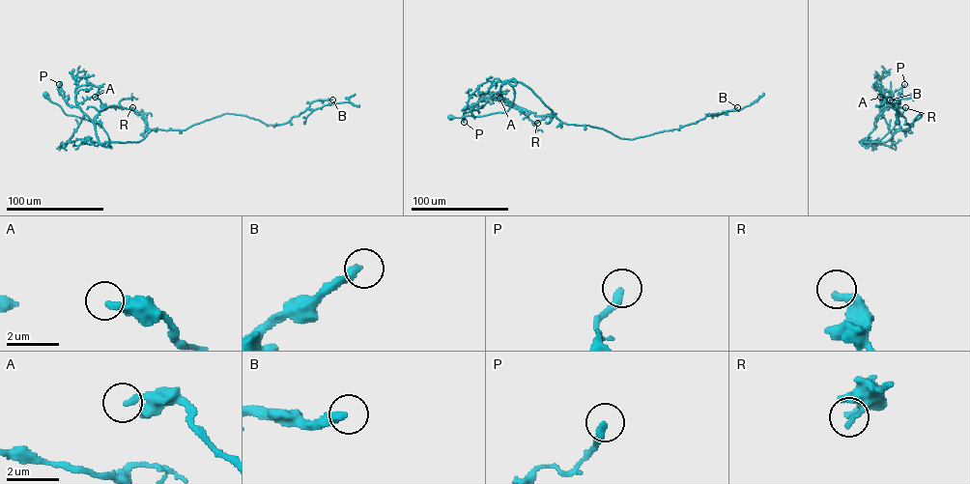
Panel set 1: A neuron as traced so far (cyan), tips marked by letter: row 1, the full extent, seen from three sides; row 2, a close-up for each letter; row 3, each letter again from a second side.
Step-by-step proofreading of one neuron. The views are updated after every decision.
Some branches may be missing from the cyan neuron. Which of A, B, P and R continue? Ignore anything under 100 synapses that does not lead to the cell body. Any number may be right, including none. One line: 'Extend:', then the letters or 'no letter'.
Extend: B

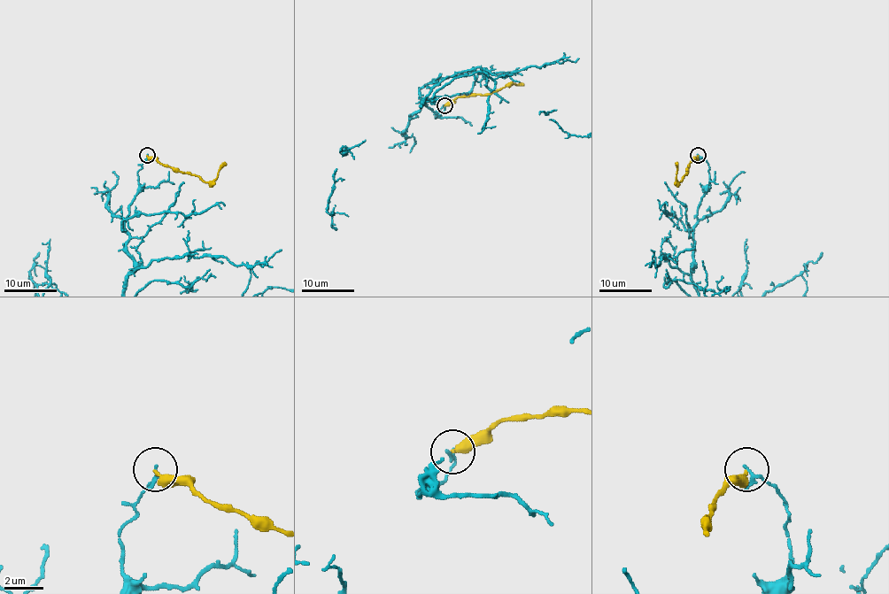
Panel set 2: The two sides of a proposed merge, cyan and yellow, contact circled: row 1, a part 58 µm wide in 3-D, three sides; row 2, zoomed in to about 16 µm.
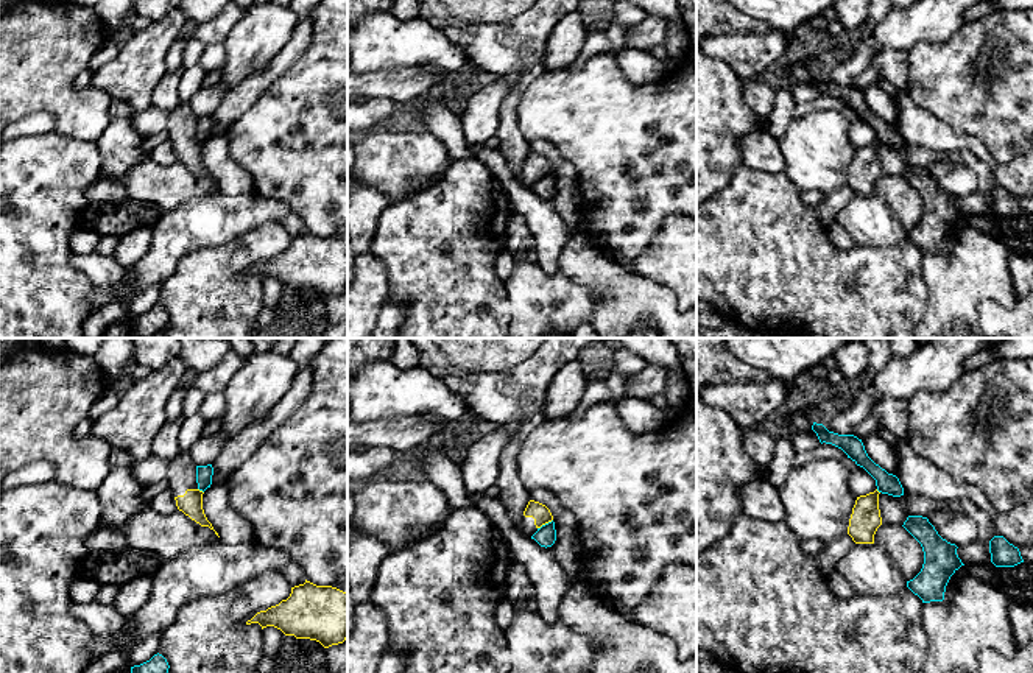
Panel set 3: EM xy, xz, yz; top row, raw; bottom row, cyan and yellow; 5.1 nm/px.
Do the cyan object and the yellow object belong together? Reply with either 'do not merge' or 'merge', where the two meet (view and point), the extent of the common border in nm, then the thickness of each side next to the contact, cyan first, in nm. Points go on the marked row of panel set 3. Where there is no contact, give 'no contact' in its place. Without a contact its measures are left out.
do not merge; contact xz (546, 524); length 90 nm; calibres 110 and 90 nm

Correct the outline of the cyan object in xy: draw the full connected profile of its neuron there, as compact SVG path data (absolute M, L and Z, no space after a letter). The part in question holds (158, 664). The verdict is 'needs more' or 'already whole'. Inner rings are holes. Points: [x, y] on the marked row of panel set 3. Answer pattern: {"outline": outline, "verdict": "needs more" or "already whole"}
{"outline": "M154 654L150 661L131 667L131 673L168 673L168 662L162 654Z", "verdict": "already whole"}

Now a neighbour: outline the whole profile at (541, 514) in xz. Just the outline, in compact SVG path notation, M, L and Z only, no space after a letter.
M530 500L520 519L520 528L525 536L531 537L542 525L552 520L553 516L545 505Z

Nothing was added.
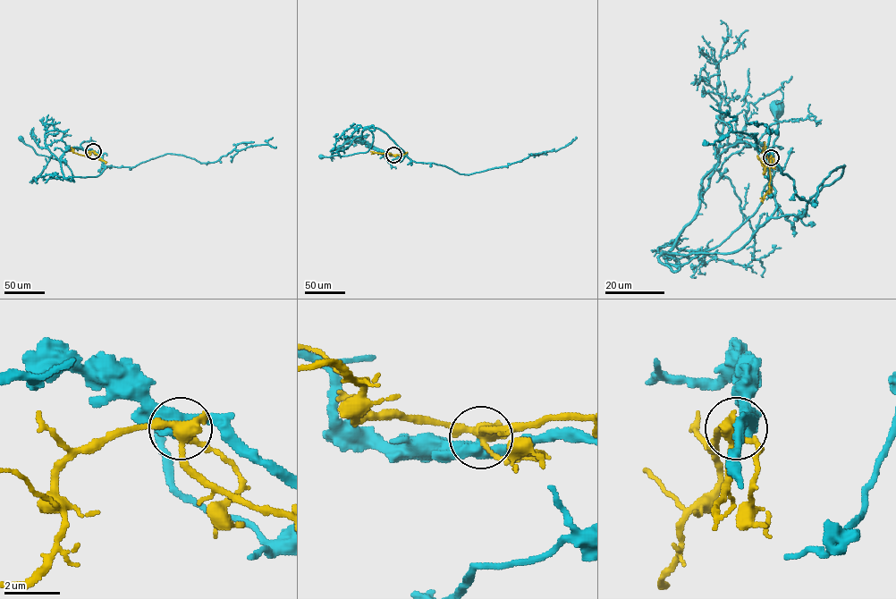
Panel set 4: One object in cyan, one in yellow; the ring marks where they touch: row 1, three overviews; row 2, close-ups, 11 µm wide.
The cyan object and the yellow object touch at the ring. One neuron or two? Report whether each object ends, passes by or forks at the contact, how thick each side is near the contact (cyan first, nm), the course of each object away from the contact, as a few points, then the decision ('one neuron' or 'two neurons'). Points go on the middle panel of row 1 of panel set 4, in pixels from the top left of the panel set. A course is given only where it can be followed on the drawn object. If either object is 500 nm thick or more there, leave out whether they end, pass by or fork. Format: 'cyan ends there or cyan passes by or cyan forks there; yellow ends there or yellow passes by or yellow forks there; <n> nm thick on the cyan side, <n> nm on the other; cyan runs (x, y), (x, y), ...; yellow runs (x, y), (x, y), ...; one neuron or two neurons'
cyan passes by; yellow forks there; 440 nm thick on the cyan side, 360 nm on the other; cyan runs (393, 155), (361, 139), (365, 127), (373, 138), (367, 151), (321, 156); yellow runs (393, 155), (371, 153); two neurons

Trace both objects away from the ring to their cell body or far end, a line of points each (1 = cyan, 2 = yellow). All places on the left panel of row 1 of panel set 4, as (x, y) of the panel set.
1: (93, 151), (73, 147), (63, 152), (61, 166), (67, 180), (72, 176), (65, 164), (38, 155), (21, 138)
2: (93, 151), (83, 156), (74, 153), (71, 147)

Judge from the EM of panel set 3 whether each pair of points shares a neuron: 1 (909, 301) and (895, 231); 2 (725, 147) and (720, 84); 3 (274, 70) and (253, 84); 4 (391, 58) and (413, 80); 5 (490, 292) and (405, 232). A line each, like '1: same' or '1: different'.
1: different
2: same
3: same
4: different
5: same

